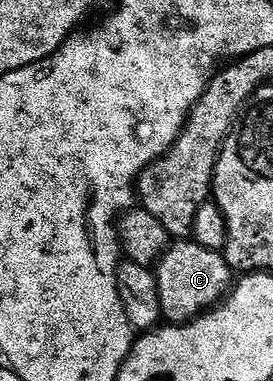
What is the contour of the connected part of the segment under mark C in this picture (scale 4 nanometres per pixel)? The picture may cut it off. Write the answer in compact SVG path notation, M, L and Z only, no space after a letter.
M193 239L168 244L153 272L161 299L162 320L172 325L184 325L200 313L214 309L233 288L233 271L222 253L209 251L209 247L201 247Z

